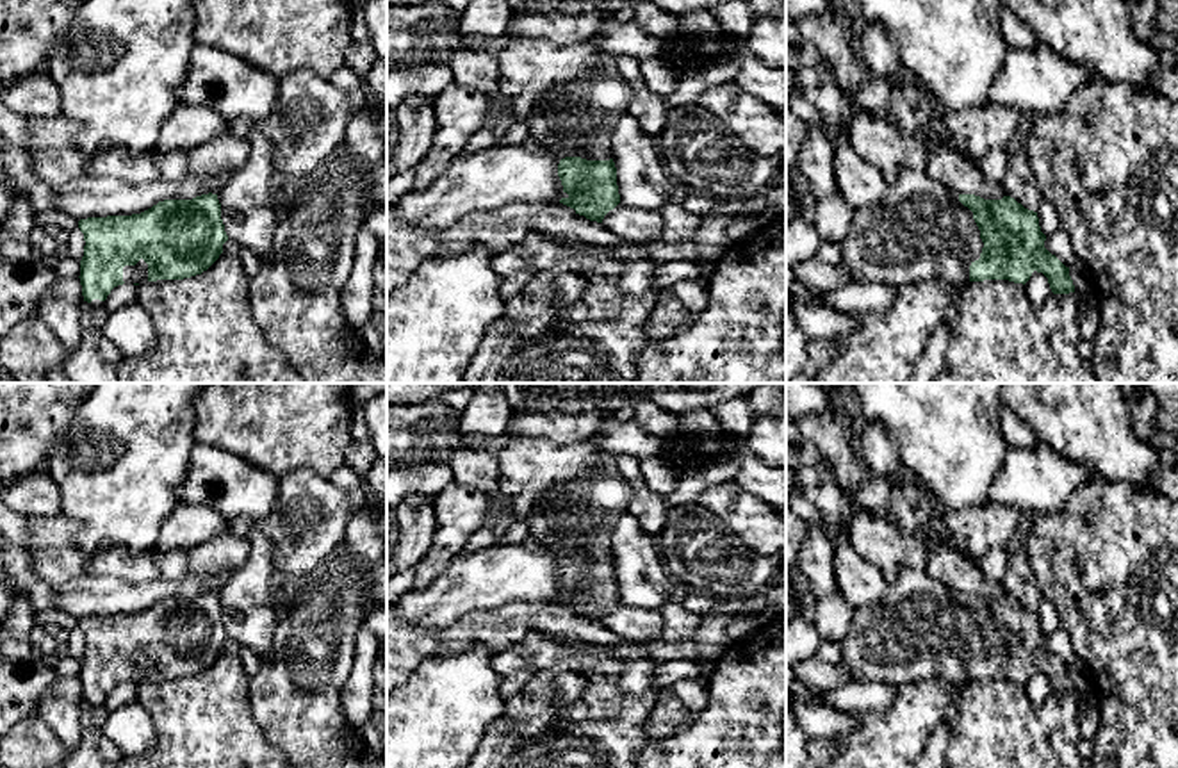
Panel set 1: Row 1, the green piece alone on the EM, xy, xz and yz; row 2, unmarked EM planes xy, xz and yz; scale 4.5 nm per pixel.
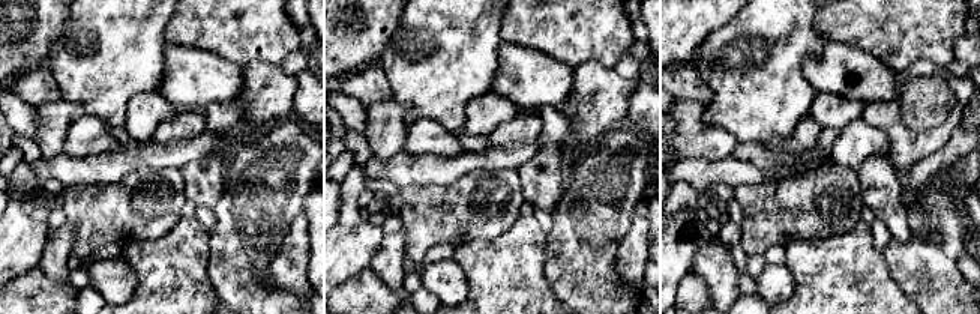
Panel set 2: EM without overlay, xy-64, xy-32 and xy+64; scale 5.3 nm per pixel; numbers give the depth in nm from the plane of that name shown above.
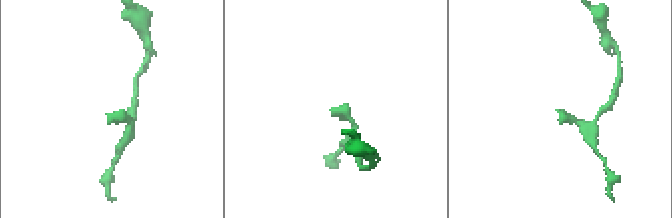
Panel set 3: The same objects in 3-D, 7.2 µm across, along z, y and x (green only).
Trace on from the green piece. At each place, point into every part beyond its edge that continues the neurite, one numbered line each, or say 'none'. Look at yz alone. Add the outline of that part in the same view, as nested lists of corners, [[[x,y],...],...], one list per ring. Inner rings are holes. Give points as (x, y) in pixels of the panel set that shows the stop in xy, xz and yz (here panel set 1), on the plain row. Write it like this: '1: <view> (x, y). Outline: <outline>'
1: yz (920, 629). Outline: [[[905,568],[882,601],[854,611],[841,643],[852,681],[891,686],[925,679],[962,684],[984,641],[959,593],[923,568]]]

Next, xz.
1: xz (576, 519). Outline: [[[606,458],[590,476],[563,483],[536,501],[526,540],[558,558],[609,560],[611,531],[629,501],[629,485],[613,458]]]

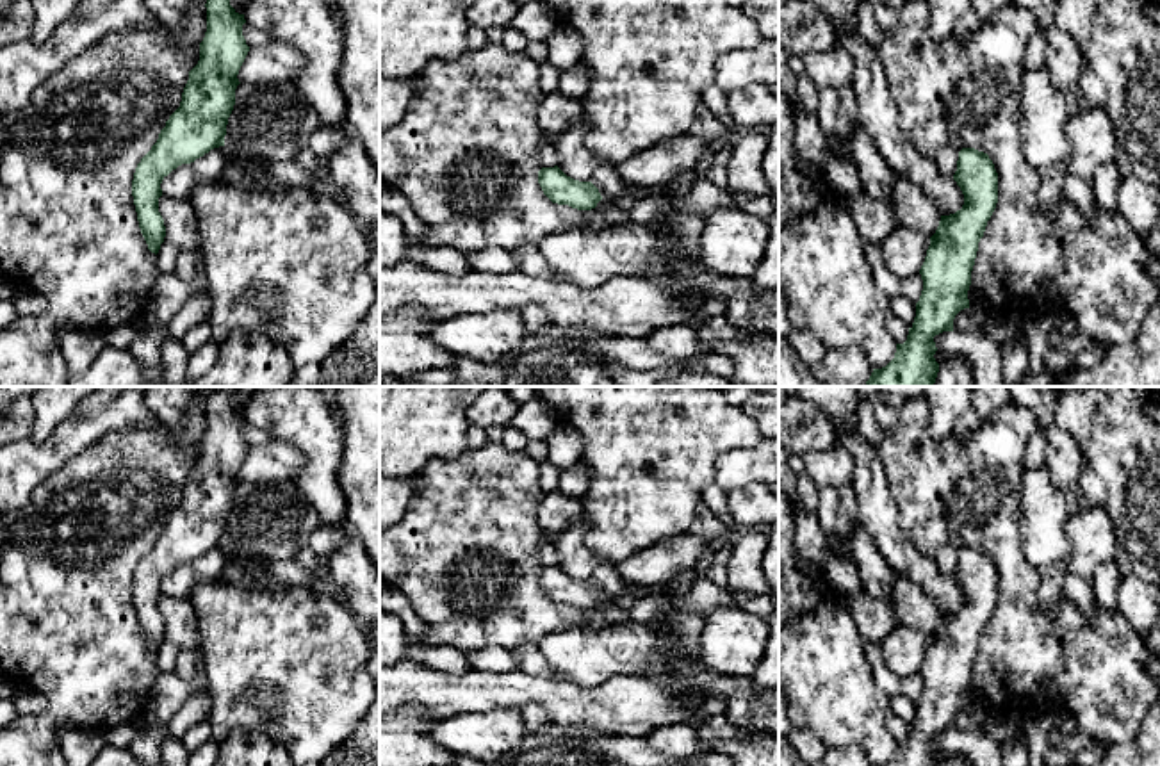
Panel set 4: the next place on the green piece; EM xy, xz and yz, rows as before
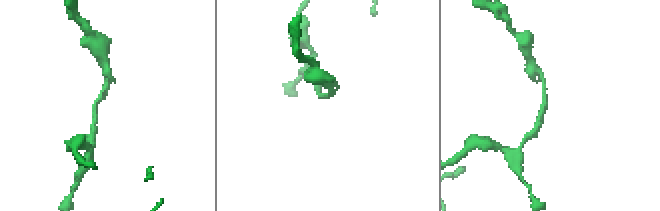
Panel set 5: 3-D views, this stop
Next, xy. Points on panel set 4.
none

